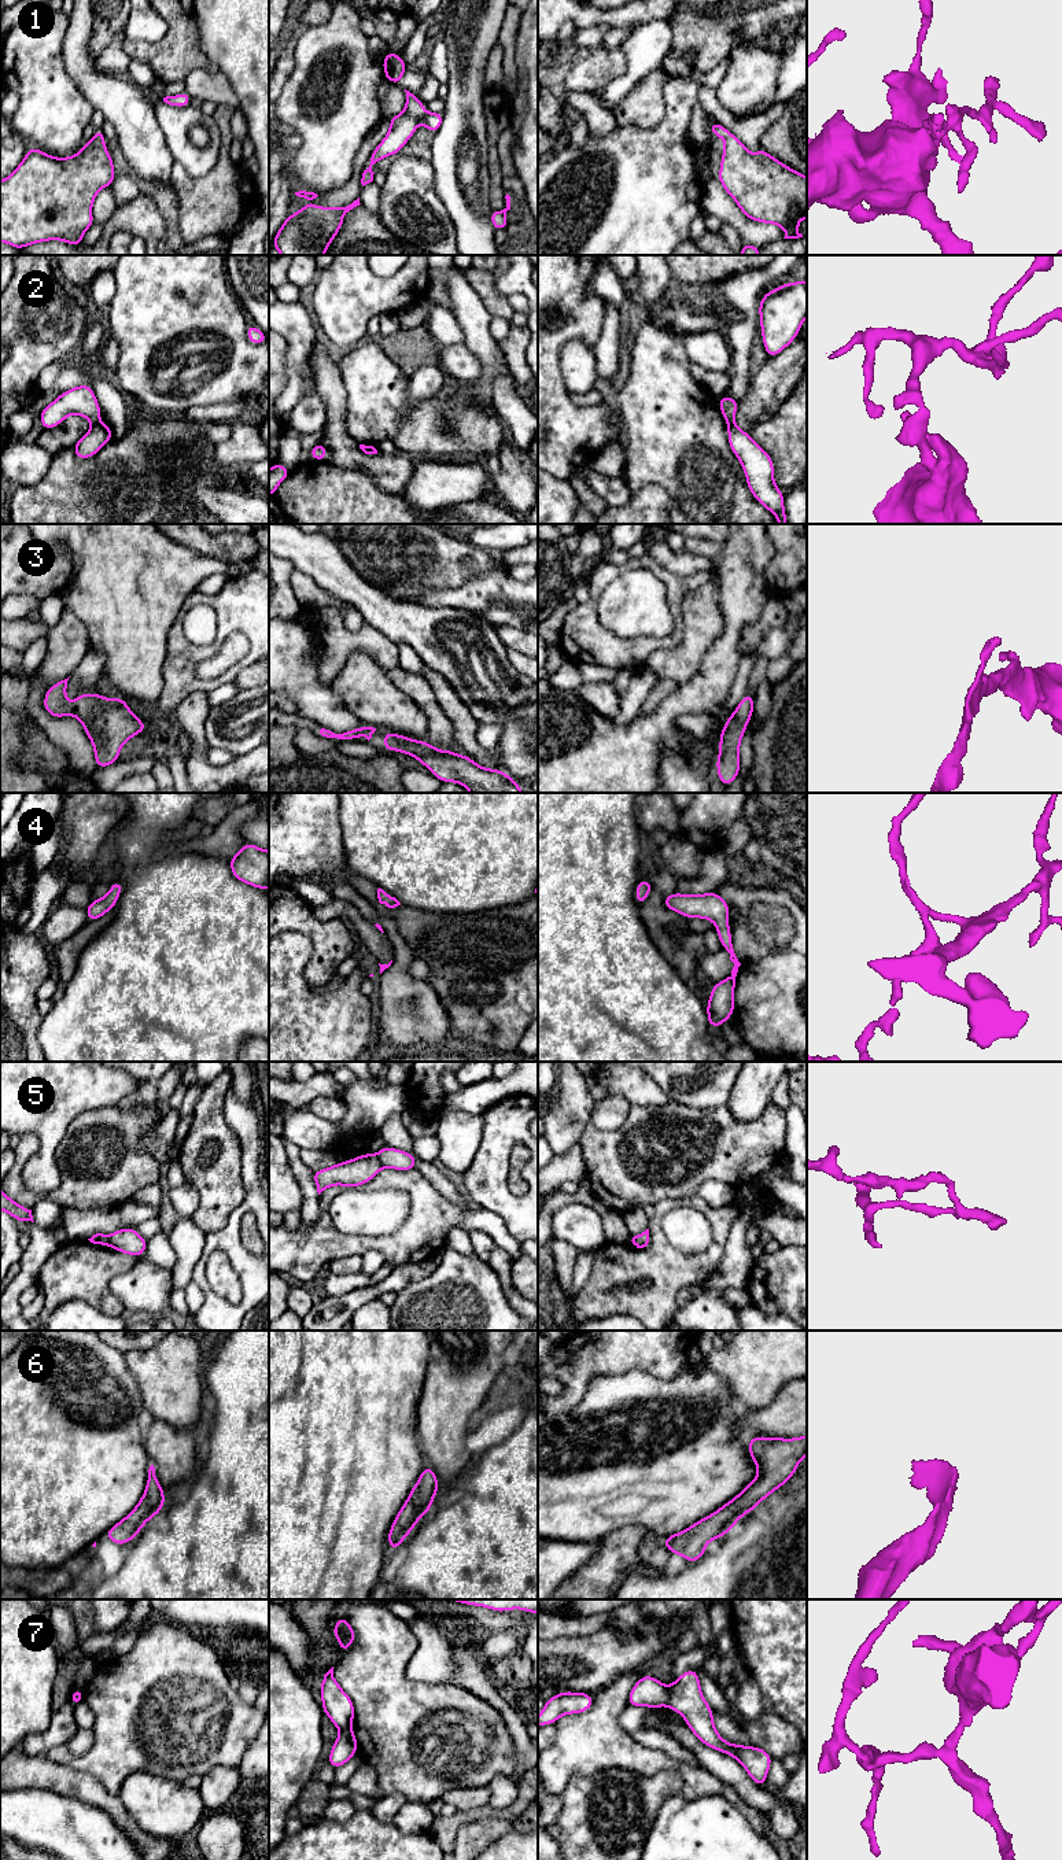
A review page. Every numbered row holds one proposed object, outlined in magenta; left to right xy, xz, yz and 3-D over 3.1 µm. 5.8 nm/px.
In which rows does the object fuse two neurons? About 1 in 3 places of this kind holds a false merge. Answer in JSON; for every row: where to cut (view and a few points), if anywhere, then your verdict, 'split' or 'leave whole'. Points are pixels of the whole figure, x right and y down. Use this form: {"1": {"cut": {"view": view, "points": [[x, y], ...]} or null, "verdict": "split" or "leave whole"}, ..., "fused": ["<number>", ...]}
{"1": {"cut": null, "verdict": "leave whole"}, "2": {"cut": {"view": "xy", "points": [[99, 423], [93, 425]]}, "verdict": "split"}, "3": {"cut": null, "verdict": "leave whole"}, "4": {"cut": null, "verdict": "leave whole"}, "5": {"cut": {"view": "xz", "points": [[376, 1155], [383, 1166]]}, "verdict": "split"}, "6": {"cut": null, "verdict": "leave whole"}, "7": {"cut": {"view": "yz", "points": [[668, 1687], [668, 1701], [666, 1704]]}, "verdict": "split"}, "fused": ["2", "5", "7"]}

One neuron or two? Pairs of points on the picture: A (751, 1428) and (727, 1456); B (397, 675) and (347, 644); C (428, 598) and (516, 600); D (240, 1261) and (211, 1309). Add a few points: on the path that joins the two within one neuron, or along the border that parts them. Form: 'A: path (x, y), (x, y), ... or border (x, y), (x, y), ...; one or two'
A: border (740, 1410), (738, 1434), (747, 1442); two
B: border (397, 664), (386, 671); two
C: path (450, 598), (494, 598); one
D: path (249, 1280), (249, 1299), (239, 1309), (231, 1309); one

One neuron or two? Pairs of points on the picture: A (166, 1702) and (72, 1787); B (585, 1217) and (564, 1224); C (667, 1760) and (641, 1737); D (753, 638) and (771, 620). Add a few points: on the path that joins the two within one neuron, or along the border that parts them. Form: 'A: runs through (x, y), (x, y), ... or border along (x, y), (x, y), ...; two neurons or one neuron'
A: border along (56, 1761), (91, 1774), (111, 1794); two neurons
B: runs through (579, 1222), (570, 1224); one neuron
C: border along (629, 1733), (645, 1746), (664, 1750), (685, 1761); two neurons
D: runs through (756, 633), (766, 623); one neuron

